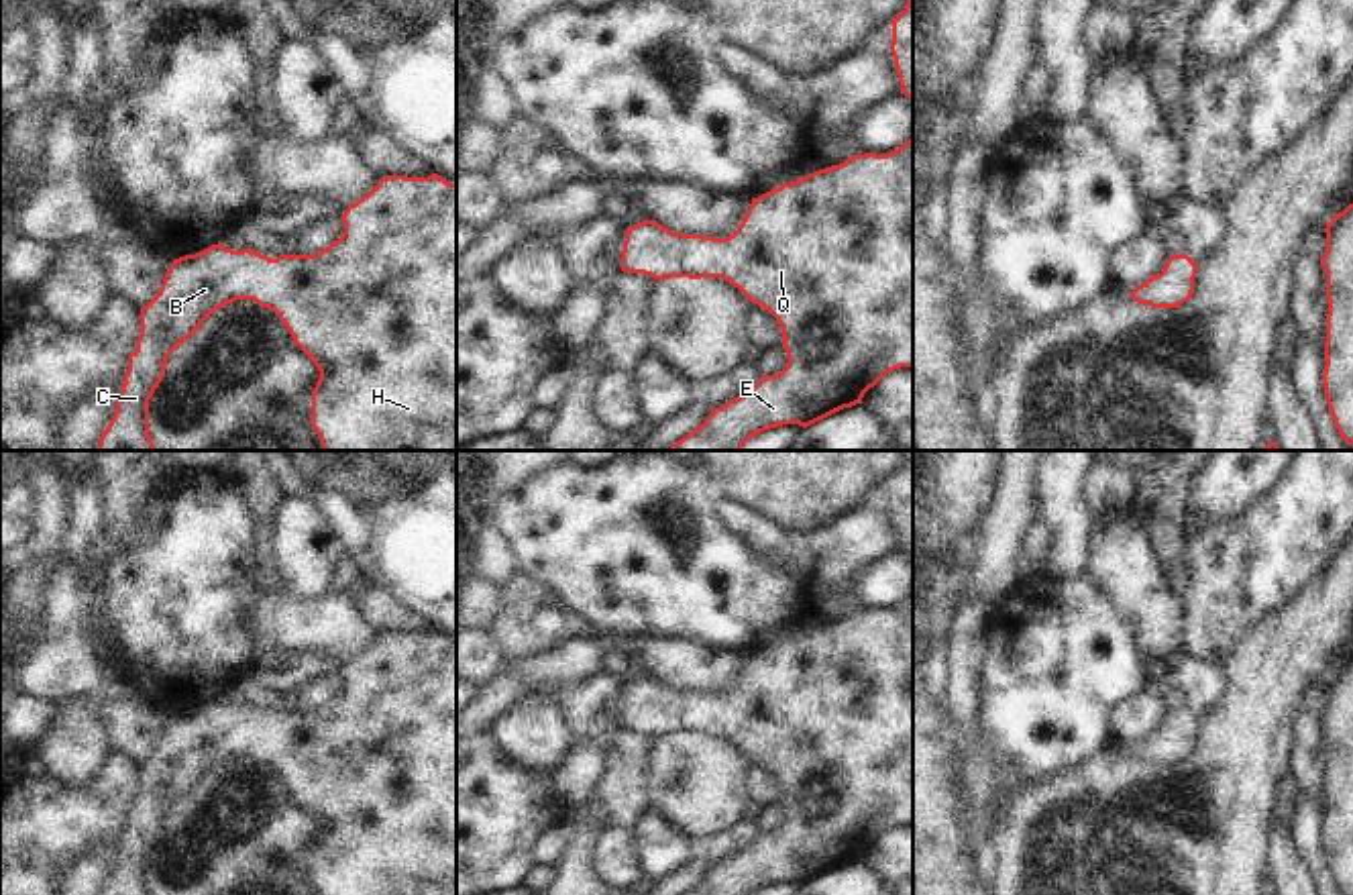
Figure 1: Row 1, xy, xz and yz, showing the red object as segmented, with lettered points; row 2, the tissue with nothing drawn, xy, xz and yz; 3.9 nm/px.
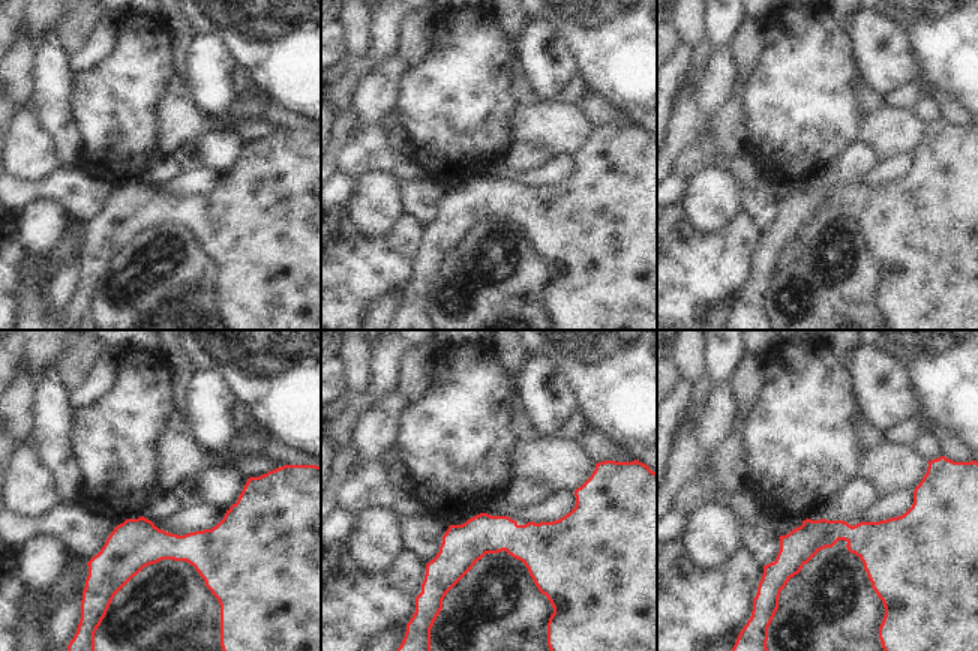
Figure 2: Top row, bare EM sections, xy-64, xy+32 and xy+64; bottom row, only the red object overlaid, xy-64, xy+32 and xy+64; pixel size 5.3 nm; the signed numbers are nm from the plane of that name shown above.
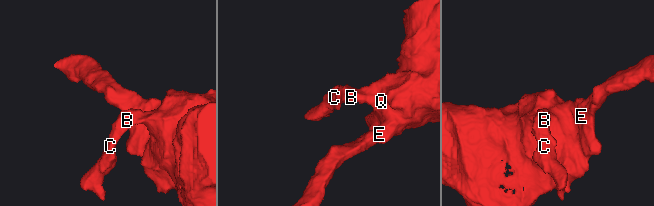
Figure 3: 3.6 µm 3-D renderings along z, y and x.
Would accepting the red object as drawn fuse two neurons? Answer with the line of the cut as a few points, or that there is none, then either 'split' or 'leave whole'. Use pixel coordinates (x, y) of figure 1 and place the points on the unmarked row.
cut none; leave whole

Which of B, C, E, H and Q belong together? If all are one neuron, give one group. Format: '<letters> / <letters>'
B C E H Q

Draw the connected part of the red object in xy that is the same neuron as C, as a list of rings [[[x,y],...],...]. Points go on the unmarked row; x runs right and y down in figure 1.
[[[432,630],[428,634],[387,632],[377,642],[350,661],[342,671],[344,689],[330,703],[314,712],[281,712],[269,716],[253,705],[232,707],[222,699],[212,701],[196,712],[173,716],[165,730],[159,750],[141,765],[141,791],[137,807],[128,811],[122,848],[116,868],[100,895],[151,895],[149,893],[149,856],[165,832],[169,811],[187,797],[204,777],[236,756],[253,756],[261,765],[273,767],[289,787],[293,799],[314,818],[320,836],[312,848],[312,885],[318,895],[456,895],[456,640]]]

